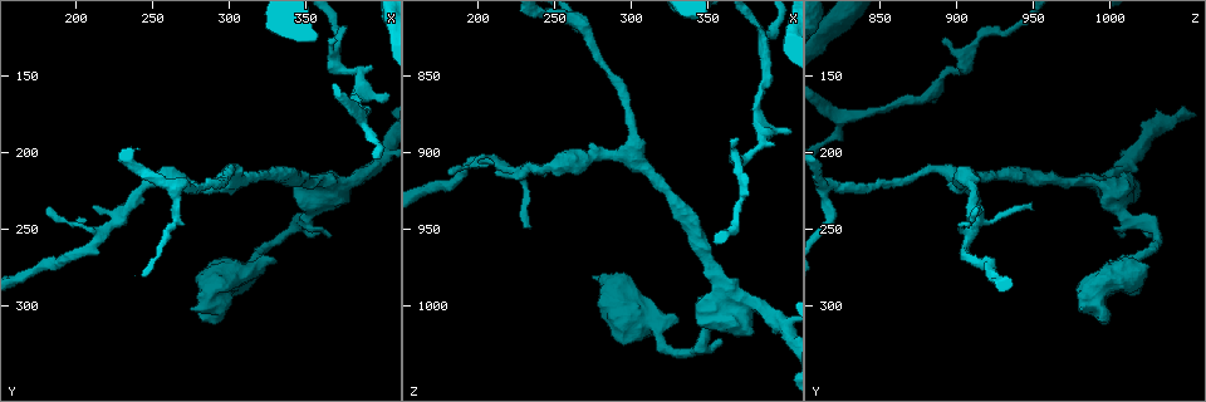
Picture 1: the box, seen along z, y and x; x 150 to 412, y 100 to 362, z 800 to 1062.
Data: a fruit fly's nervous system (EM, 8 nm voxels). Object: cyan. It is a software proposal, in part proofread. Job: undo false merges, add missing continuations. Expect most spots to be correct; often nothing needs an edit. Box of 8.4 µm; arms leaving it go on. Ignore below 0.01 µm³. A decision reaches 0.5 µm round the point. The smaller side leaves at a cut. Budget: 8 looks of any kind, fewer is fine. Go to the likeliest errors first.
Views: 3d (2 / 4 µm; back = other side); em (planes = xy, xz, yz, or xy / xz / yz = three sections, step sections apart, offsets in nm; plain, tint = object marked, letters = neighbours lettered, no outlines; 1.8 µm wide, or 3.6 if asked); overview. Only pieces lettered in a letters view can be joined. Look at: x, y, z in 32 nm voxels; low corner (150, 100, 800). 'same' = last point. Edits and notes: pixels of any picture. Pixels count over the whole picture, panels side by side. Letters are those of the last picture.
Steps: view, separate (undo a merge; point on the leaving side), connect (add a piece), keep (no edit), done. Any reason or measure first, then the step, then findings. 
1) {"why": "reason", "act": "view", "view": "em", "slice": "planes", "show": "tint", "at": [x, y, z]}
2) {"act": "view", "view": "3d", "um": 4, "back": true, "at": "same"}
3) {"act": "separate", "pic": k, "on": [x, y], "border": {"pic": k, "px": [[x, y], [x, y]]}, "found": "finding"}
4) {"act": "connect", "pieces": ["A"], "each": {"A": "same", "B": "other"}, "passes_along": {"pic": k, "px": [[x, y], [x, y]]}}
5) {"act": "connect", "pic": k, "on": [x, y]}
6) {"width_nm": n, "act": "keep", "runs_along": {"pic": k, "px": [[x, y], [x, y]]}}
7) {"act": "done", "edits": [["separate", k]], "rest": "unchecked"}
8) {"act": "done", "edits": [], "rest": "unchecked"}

{"why": "thick turns thin", "act": "view", "view": "em", "um": 3.6, "slice": "planes", "show": "letters", "at": [348, 244, 1016]}

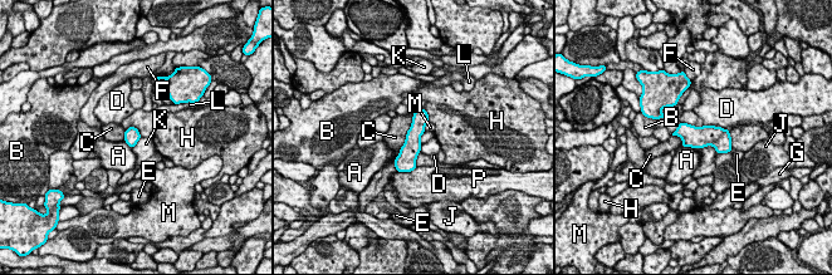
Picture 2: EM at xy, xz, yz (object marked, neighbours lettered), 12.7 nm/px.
{"act": "keep", "each": {"A": "other", "B": "other", "C": "other", "D": "other", "E": "other", "F": "other", "G": "other", "H": "other", "J": "other", "K": "other", "L": "other", "M": "other", "P": "other"}, "border": {"pic": 2, "px": [[415, 111], [395, 171]]}, "found": "one neuron here"}

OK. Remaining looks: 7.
{"why": "free end", "act": "view", "view": "em", "slice": "xz", "step": 16, "show": "letters", "at": [366, 128, 892]}

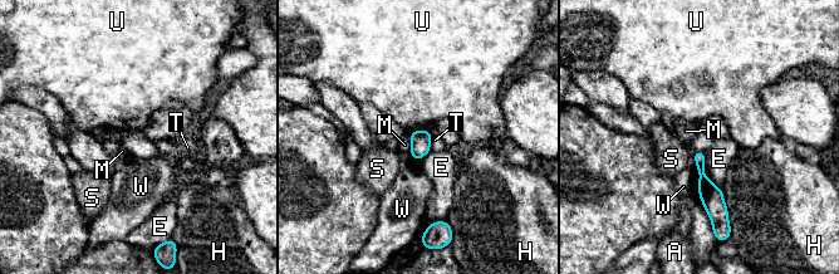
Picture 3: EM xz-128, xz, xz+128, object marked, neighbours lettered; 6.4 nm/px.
{"act": "keep", "each": {"A": "other", "E": "other", "H": "other", "M": "other", "S": "other", "T": "other", "U": "other", "W": "other"}, "runs_along": {"pic": 3, "px": [[698, 153], [706, 189], [721, 206]]}, "found": "none of them fits"}

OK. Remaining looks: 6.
{"why": "thin neck", "act": "view", "view": "em", "slice": "planes", "show": "tint", "at": [386, 172, 858]}

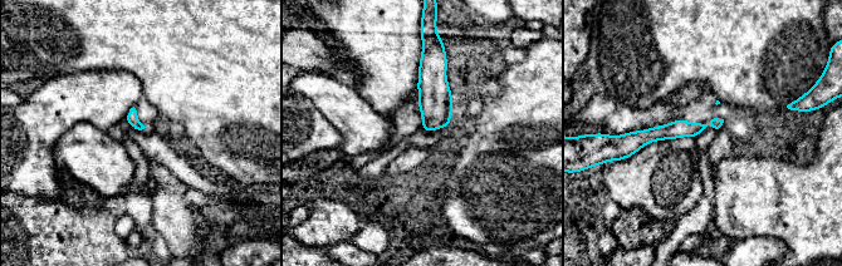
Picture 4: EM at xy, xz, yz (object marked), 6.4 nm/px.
{"act": "view", "view": "em", "slice": "planes", "show": "letters", "at": "same"}

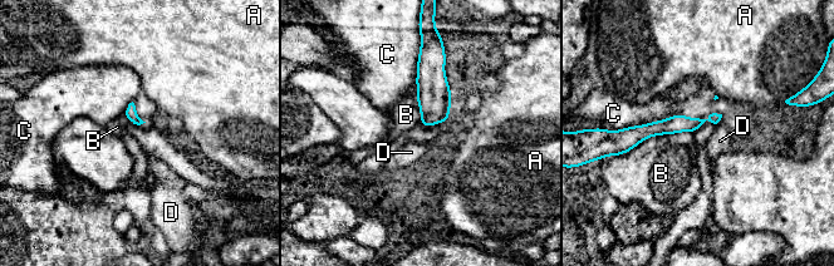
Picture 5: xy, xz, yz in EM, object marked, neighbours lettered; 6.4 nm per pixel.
{"longest_contact_nm": ["B", 500], "act": "keep", "each": {"A": "other", "B": "other", "C": "other", "D": "other"}, "border": {"pic": 5, "px": [[695, 132], [653, 134], [618, 156]]}, "found": "all the same neuron"}

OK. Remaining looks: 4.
{"act": "done", "edits": [], "rest": "unchecked"}

